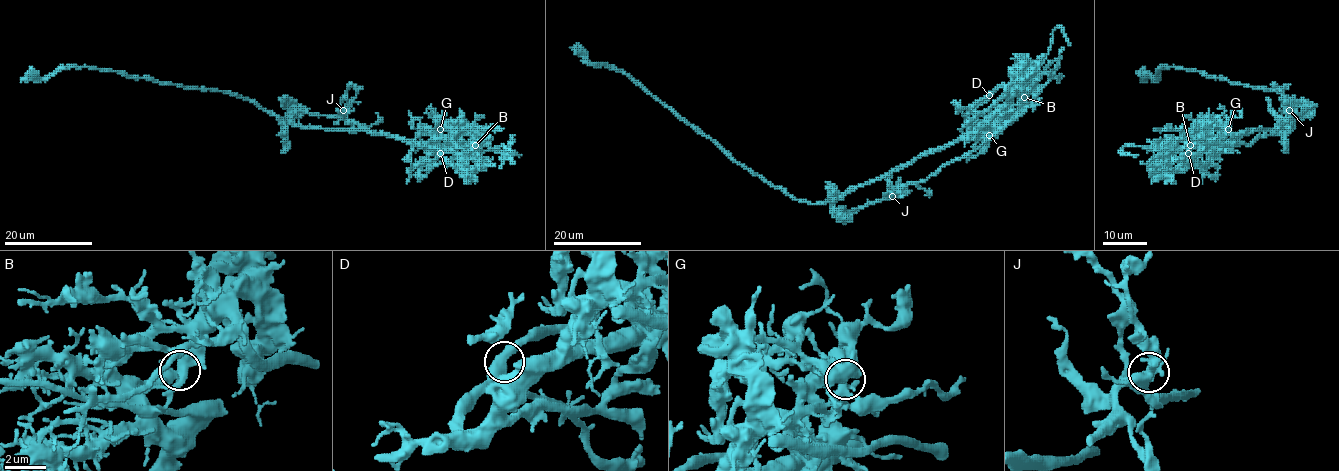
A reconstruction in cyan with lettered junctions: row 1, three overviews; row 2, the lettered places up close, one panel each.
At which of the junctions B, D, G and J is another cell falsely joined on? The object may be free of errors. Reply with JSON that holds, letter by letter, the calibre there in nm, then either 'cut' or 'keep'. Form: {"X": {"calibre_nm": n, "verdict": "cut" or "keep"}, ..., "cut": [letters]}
{"B": {"calibre_nm": 440, "verdict": "cut"}, "D": {"calibre_nm": 420, "verdict": "keep"}, "G": {"calibre_nm": 360, "verdict": "keep"}, "J": {"calibre_nm": 420, "verdict": "keep"}, "cut": ["B"]}

